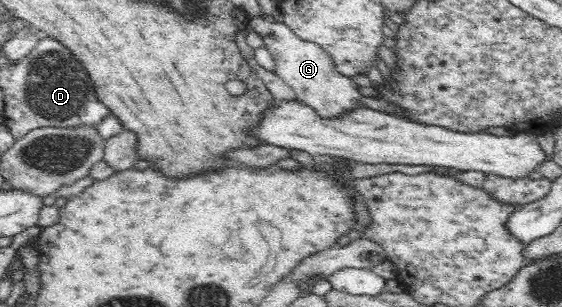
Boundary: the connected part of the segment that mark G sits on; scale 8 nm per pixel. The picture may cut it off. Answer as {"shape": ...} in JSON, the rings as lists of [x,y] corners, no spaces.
{"shape":[[[250,16],[247,30],[260,35],[267,51],[274,59],[276,75],[292,88],[295,99],[311,107],[320,118],[341,117],[346,112],[355,110],[360,105],[362,93],[350,76],[341,75],[335,70],[330,58],[322,52],[322,47],[300,39],[282,23],[268,22],[262,16]]]}

